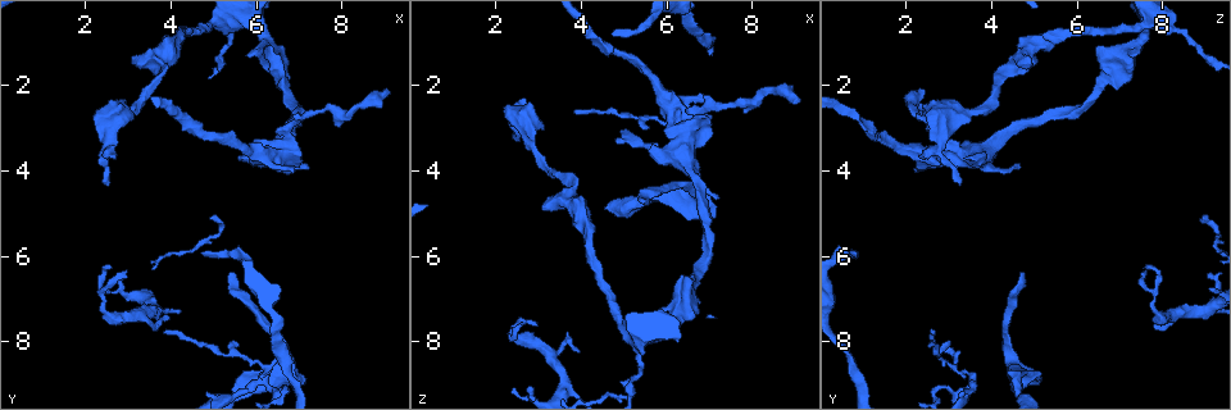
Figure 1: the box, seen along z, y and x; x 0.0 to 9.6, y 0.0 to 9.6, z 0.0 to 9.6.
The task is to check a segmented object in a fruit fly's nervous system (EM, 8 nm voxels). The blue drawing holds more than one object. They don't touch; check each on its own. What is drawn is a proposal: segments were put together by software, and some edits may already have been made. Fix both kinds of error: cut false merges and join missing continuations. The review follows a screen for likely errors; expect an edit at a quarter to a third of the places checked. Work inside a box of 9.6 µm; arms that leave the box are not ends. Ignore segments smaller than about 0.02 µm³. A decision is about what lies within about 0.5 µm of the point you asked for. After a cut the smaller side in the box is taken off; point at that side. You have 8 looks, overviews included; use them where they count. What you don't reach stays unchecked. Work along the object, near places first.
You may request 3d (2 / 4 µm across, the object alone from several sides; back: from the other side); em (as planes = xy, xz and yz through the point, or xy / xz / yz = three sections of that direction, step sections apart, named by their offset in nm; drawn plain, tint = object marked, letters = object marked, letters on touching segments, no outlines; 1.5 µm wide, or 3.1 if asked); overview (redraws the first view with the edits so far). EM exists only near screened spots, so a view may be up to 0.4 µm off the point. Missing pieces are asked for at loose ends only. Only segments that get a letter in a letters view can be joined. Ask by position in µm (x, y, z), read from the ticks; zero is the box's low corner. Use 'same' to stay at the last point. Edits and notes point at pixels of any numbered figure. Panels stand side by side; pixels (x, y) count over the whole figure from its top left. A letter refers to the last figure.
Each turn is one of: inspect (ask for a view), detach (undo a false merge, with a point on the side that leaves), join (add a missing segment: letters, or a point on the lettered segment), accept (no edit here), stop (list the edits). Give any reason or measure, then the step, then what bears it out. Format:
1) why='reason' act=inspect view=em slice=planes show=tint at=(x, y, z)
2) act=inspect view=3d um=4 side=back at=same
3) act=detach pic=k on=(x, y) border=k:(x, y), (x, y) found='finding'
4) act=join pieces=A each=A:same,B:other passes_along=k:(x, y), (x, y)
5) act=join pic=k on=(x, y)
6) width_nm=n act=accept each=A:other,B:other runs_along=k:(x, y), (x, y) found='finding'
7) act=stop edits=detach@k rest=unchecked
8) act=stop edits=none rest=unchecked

act=inspect view=3d um=2 side=back at=(6.95, 4.05, 2.20)

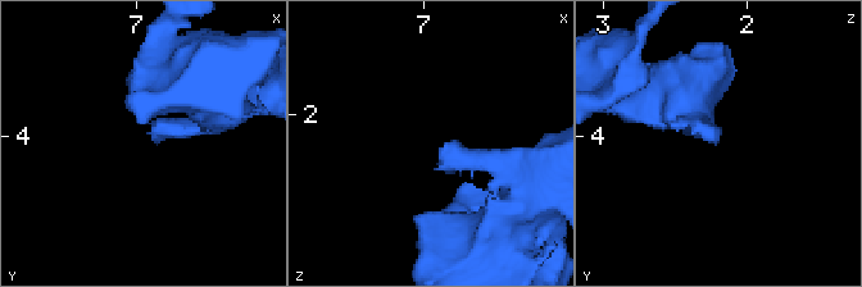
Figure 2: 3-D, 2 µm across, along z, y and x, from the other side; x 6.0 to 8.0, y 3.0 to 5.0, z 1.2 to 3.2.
act=inspect view=em slice=xy step=4 show=letters at=(6.88, 4.00, 2.24)

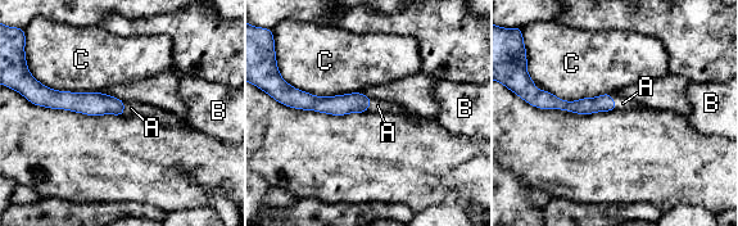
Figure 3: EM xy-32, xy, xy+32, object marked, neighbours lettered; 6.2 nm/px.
why='another direction' act=inspect view=em slice=planes show=letters at=same

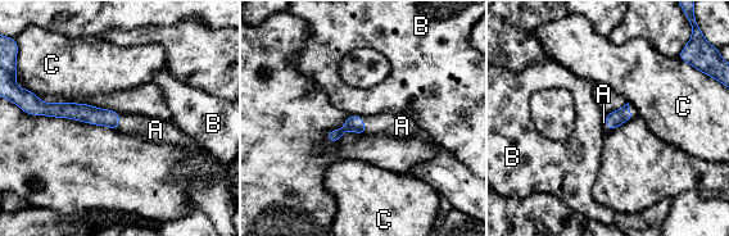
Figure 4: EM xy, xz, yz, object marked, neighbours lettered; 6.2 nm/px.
act=join pieces=A each=A:same,B:other,C:other passes_along=4:(354, 123), (365, 125), (402, 126) found='the neuron continues'

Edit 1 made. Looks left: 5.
act=inspect view=3d um=4 side=back at=(5.65, 3.60, 3.45)

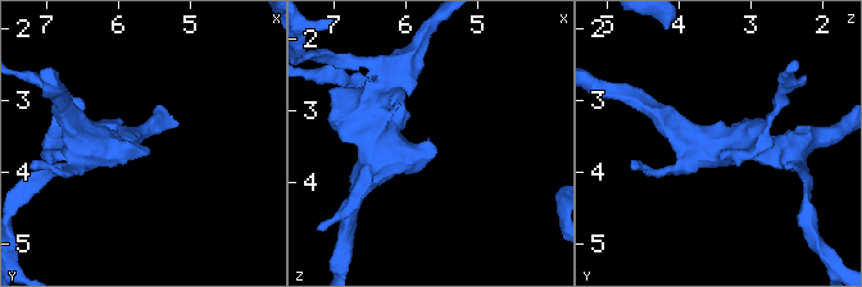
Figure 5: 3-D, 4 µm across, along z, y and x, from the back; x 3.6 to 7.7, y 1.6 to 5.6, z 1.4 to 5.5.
act=inspect view=em slice=planes show=letters at=(5.55, 3.70, 3.50)

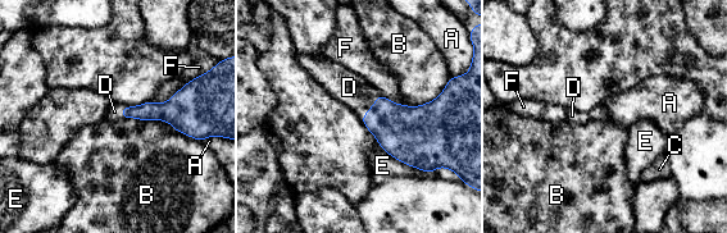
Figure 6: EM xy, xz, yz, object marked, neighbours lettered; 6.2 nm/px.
longest_contact=B:500nm act=join pieces=D each=A:other,B:other,C:other,D:same,E:other,F:other passes_along=6:(403, 132), (372, 106), (349, 87) found='the neuron continues'

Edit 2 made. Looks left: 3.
act=inspect view=overview

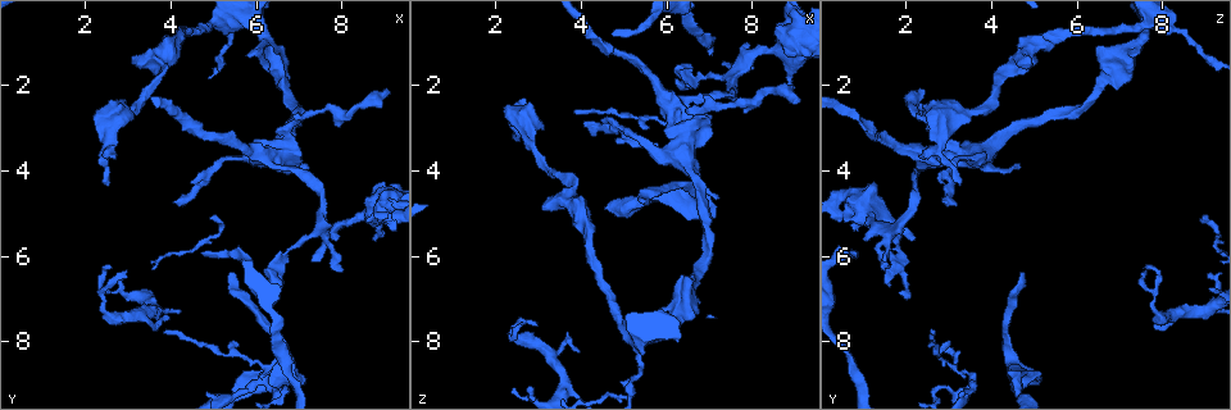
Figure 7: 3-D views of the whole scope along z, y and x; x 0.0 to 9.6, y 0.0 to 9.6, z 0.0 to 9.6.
why='tapers out' act=inspect view=em slice=planes show=plain at=(5.45, 6.40, 4.70)

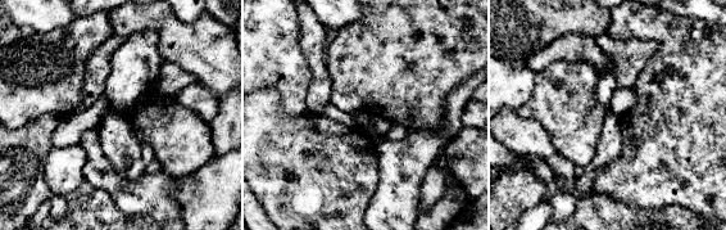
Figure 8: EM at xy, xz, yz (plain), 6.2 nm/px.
why='what lies round it' act=inspect view=em slice=planes show=letters at=same

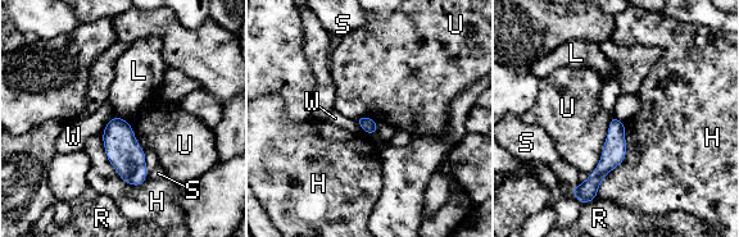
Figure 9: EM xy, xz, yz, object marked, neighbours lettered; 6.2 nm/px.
act=accept each=H:other,L:other,R:other,S:other,U:other,W:other border=9:(116, 114), (126, 121) found='none of them fits'

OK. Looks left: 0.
act=stop edits=join@4,join@6 rest=unchecked

